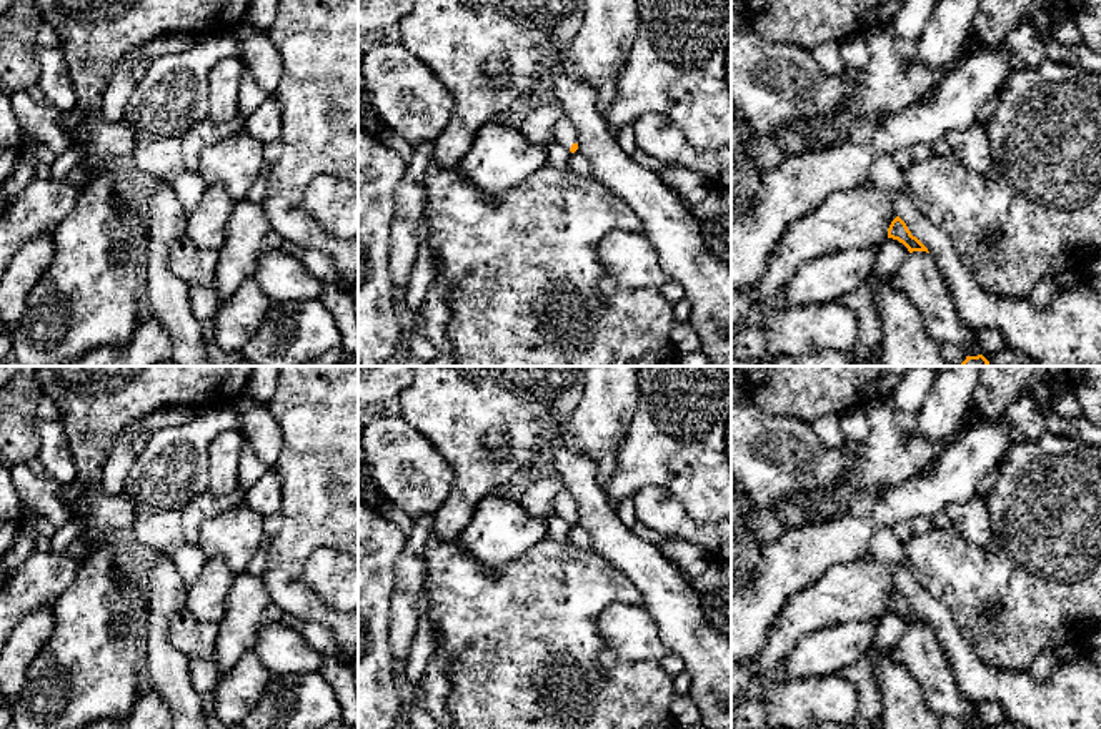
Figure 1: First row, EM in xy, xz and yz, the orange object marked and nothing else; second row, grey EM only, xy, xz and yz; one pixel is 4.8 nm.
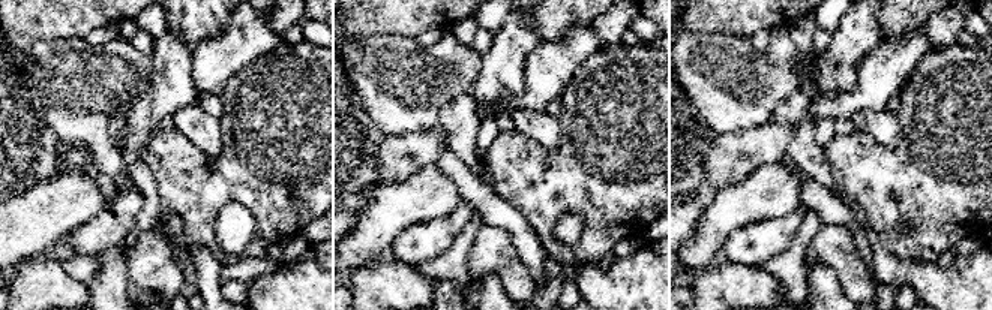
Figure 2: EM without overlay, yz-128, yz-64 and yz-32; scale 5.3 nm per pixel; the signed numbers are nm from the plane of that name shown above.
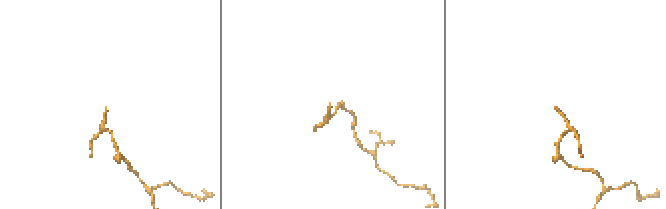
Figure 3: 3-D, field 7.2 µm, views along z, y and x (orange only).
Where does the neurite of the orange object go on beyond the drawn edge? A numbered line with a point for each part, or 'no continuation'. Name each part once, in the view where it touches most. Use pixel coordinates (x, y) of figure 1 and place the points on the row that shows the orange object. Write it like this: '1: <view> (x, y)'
1: xz (565, 133)

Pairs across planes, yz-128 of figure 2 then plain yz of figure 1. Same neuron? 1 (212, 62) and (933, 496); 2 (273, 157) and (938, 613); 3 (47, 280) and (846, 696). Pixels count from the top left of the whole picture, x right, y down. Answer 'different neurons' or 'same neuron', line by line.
1: same neuron
2: different neurons
3: same neuron

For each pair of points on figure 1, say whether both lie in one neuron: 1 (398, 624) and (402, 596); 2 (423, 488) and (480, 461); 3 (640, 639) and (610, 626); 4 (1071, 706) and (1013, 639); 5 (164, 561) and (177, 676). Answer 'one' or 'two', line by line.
1: one
2: two
3: one
4: two
5: one

